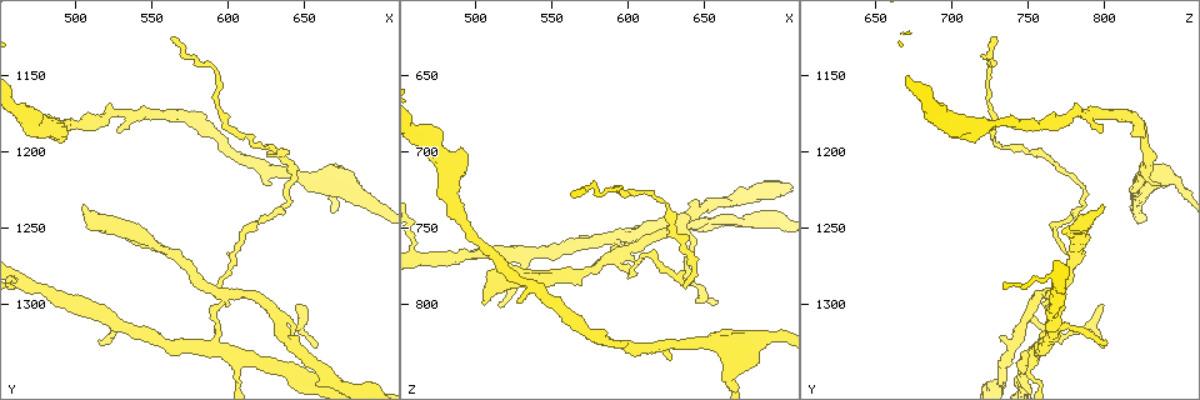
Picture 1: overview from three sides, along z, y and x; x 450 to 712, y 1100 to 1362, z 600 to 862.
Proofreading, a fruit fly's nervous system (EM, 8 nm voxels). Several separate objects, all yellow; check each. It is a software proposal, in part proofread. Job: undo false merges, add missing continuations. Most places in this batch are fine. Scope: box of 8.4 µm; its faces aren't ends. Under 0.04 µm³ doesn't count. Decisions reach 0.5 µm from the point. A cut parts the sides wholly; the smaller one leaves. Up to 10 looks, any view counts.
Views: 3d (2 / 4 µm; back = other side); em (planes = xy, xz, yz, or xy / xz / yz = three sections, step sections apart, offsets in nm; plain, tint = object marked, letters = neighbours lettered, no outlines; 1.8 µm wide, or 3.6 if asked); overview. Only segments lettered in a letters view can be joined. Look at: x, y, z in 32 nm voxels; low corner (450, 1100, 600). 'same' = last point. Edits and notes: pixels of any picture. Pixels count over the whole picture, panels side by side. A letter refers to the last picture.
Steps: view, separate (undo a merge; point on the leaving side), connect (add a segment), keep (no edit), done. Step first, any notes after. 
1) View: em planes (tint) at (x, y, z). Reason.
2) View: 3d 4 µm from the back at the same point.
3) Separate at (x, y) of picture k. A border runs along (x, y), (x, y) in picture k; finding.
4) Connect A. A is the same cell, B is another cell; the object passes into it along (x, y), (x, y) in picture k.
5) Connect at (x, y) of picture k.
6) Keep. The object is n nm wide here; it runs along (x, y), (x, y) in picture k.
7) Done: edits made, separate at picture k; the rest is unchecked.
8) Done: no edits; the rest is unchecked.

View: em planes (letters) at (604, 1346, 752). Narrows sharply.

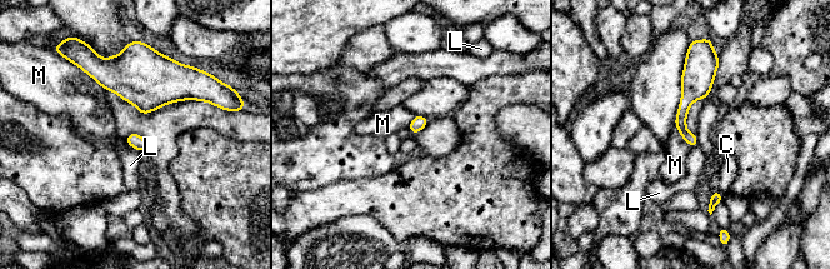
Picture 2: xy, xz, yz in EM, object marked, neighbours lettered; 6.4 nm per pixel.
Keep. The longest contact is with M, 260 nm; C, L and M are other cells; it runs along (698, 58), (681, 113), (693, 143) in picture 2; one neuron here.

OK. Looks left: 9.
View: em planes (plain) at (506, 1234, 798). Branch stops here.

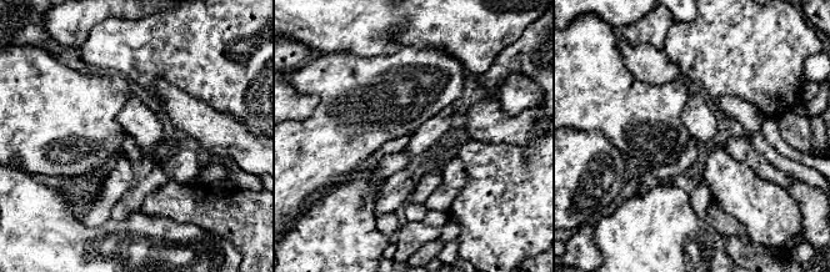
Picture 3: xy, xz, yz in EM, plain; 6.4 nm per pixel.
View: em planes (letters) at the same point. See the neighbours.

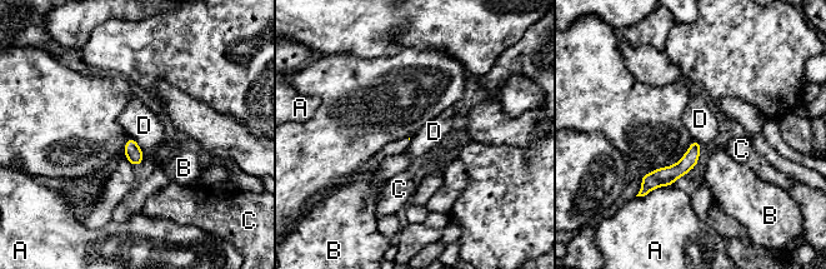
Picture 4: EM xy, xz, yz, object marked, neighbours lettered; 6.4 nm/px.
Keep. A, B, C and D are other cells; none of them fits.

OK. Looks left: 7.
View: 3d 4 µm at (516, 1326, 802). Thin end.

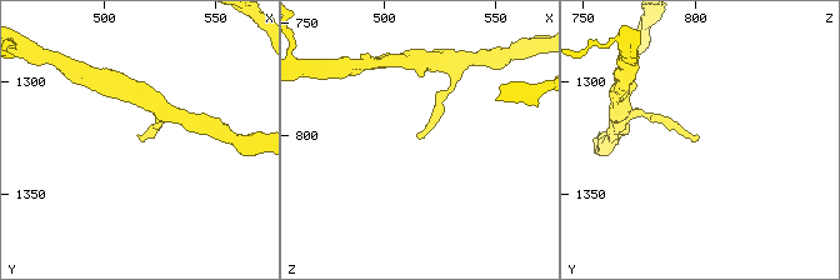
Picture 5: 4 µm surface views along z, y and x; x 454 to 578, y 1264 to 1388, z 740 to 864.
View: em yz step 16 (tint) at (515, 1324, 802).

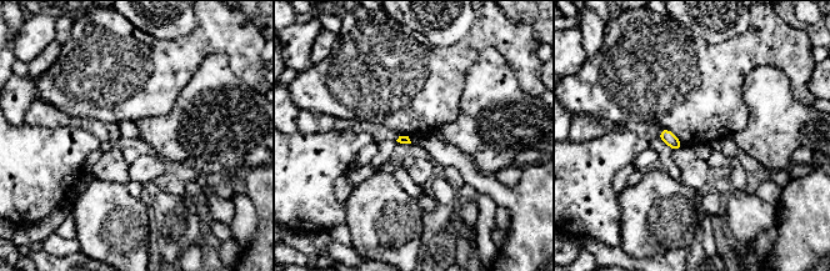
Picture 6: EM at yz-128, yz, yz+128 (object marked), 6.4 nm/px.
View: em planes (letters) at the same point. Another direction.

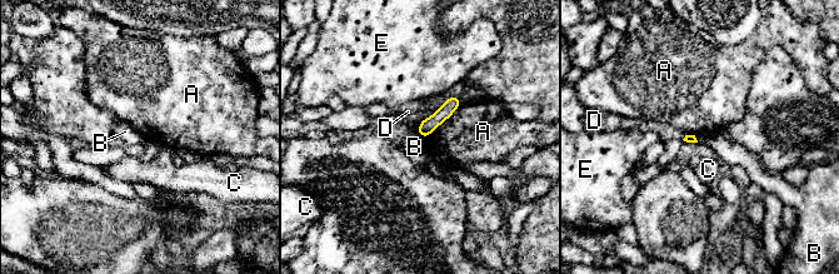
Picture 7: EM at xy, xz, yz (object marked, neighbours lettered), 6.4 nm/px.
Keep. A, B, C, D and E are other cells; a border runs along (416, 133), (423, 138) in picture 7; none of them fits.

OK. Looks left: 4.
View: 3d 4 µm from the back at (646, 1300, 798). Thin end.

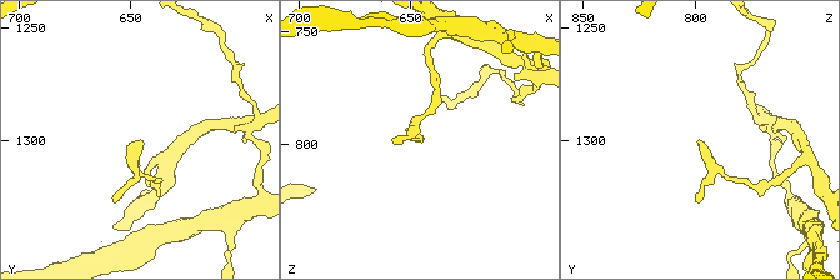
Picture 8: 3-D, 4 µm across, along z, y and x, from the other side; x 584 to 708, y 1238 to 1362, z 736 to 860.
View: em planes (plain) at (646, 1299, 798). Need the tissue.

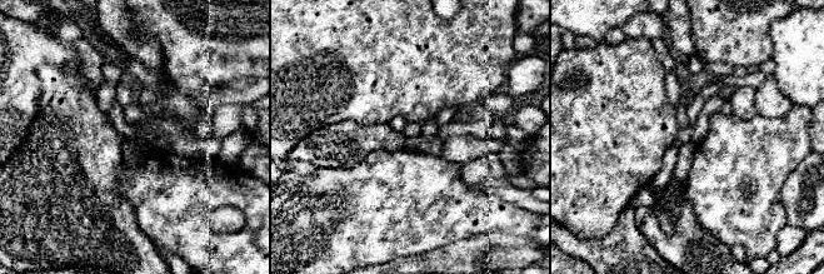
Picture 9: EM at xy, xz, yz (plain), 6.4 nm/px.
View: em planes (letters) at the same point.

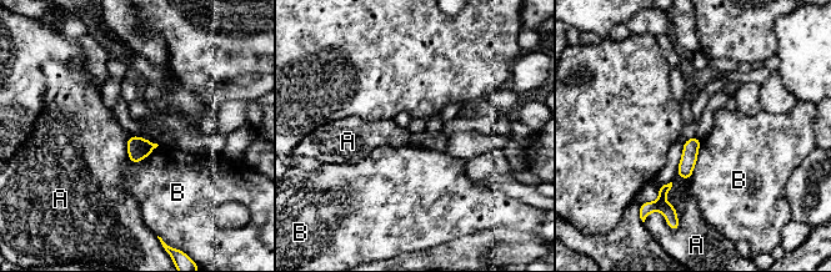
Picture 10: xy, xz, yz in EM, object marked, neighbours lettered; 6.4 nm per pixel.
Keep. A and B are other cells; a border runs along (671, 182), (665, 200), (677, 217) in picture 10; none of them fits.

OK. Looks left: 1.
Done: no edits; the rest is unchecked.

